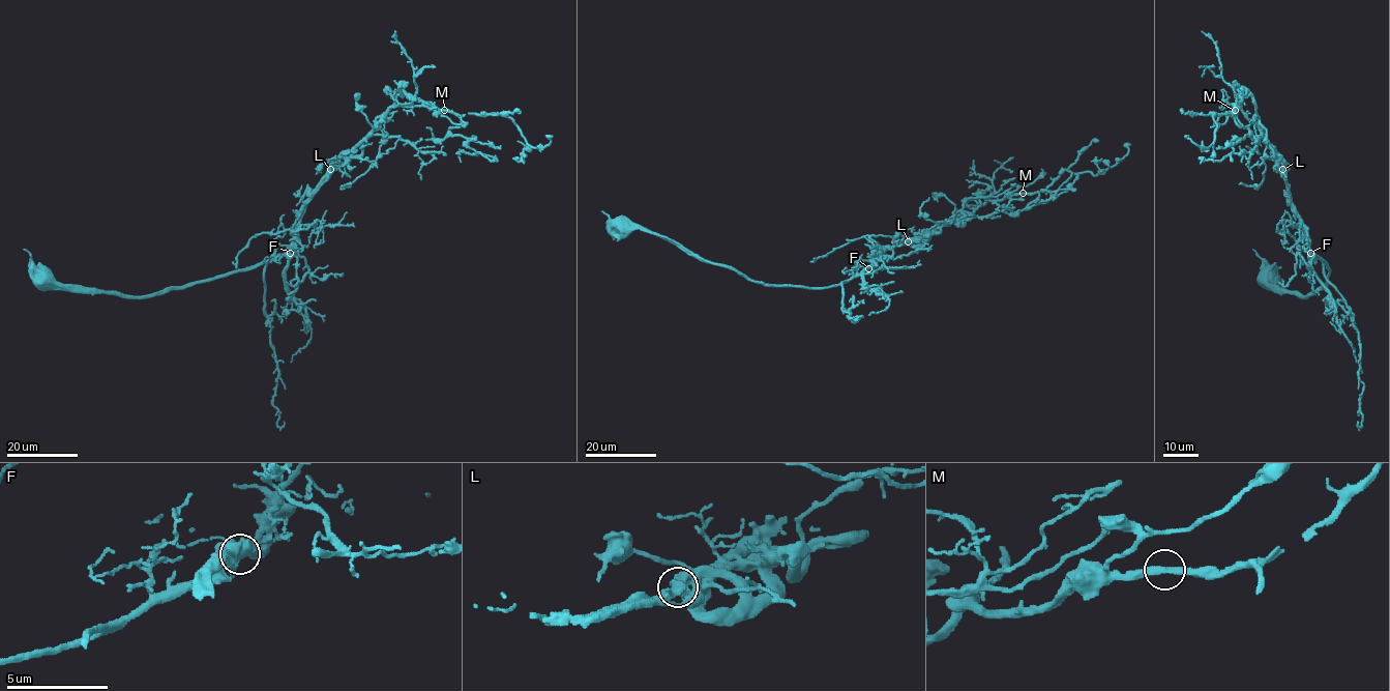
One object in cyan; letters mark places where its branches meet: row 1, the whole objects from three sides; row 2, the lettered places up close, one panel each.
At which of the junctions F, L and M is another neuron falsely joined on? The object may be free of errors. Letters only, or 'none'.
none

